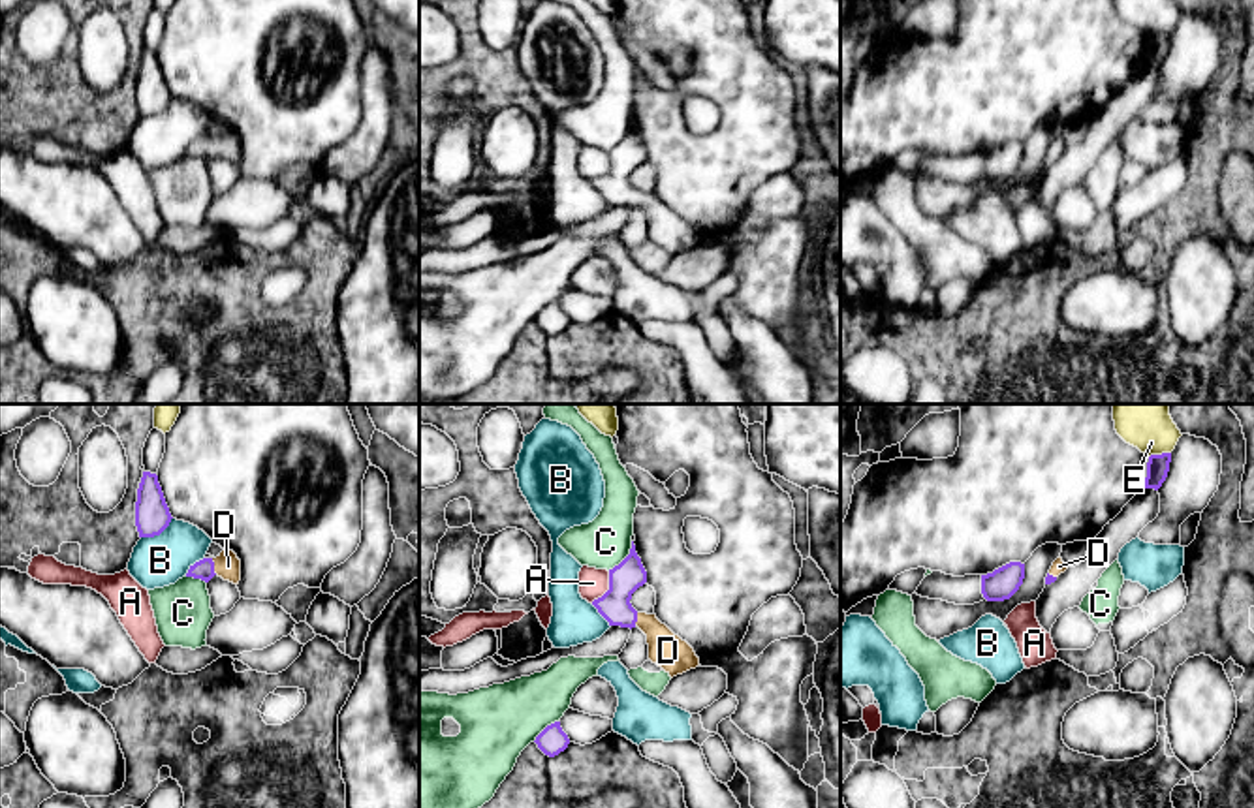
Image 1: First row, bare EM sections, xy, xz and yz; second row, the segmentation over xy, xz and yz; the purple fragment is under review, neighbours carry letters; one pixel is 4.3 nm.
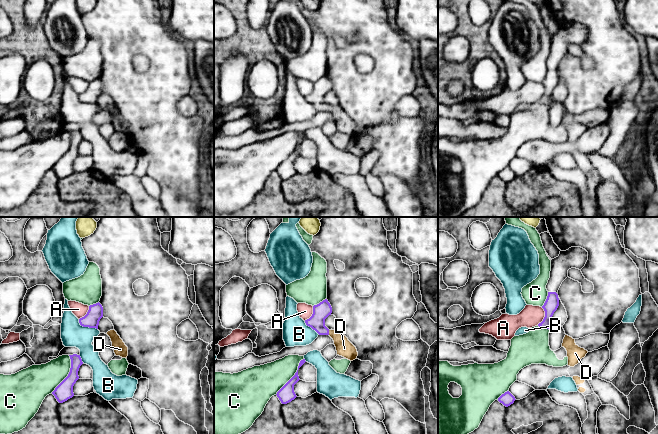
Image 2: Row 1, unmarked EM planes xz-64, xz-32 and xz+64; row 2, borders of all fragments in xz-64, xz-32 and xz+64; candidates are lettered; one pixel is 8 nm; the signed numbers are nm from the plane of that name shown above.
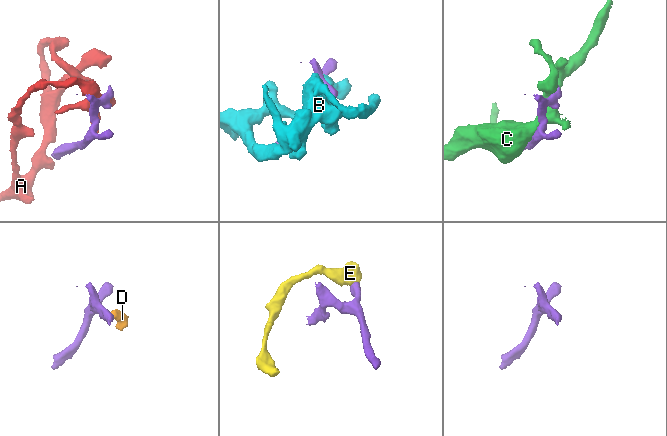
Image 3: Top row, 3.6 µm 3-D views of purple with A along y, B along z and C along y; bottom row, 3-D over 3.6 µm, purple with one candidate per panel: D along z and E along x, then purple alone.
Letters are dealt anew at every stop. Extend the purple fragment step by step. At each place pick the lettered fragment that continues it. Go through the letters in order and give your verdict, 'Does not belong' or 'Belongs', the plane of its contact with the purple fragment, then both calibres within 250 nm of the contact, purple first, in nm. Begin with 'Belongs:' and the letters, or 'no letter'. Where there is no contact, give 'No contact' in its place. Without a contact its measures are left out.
Belongs: D
A: Does not belong. Touches purple in xz. Thickness 140 nm (purple) against 130 nm
B: Does not belong. Touches purple in xy. Thickness 150 nm (purple) against 220 nm
C: Does not belong. Touches purple in xz. Thickness 140 nm (purple) against 220 nm
D: Belongs. Touches purple in xy. Thickness 90 nm (purple) against 110 nm
E: Does not belong. Touches purple in yz. Thickness 100 nm (purple) against 240 nm

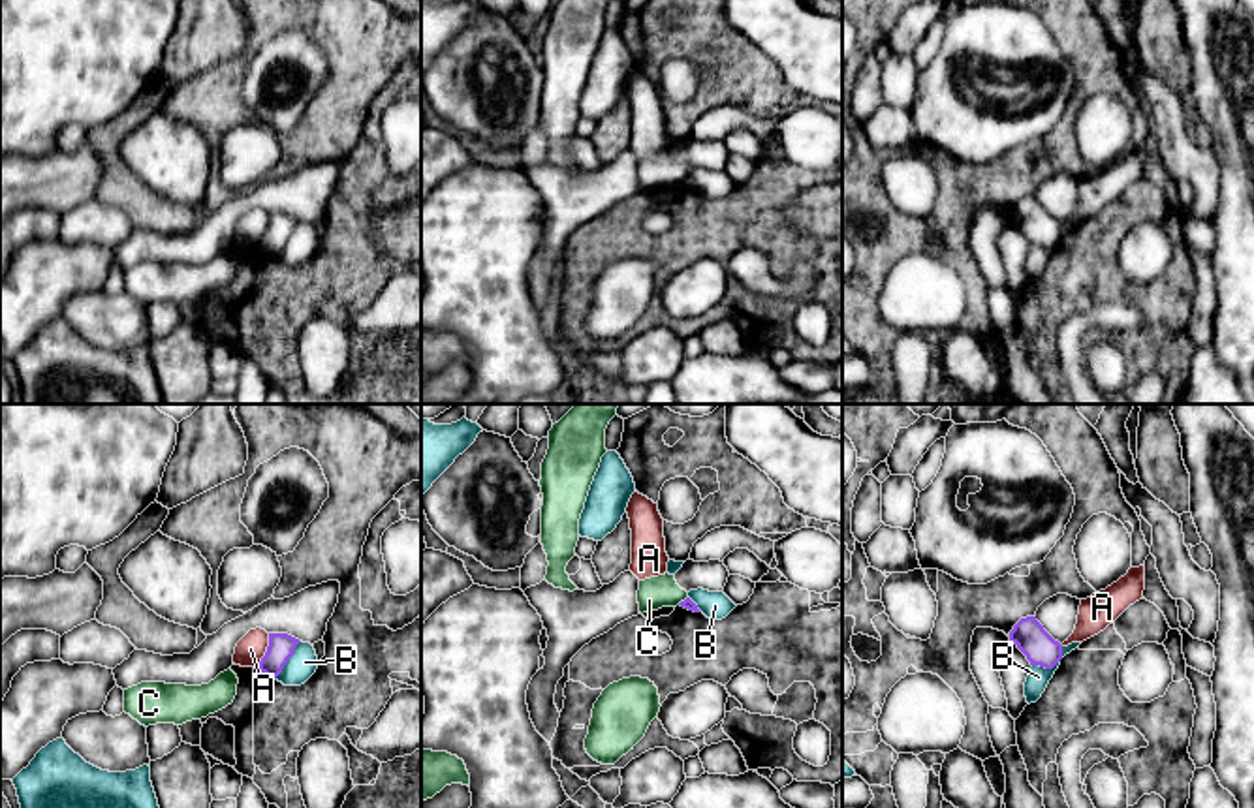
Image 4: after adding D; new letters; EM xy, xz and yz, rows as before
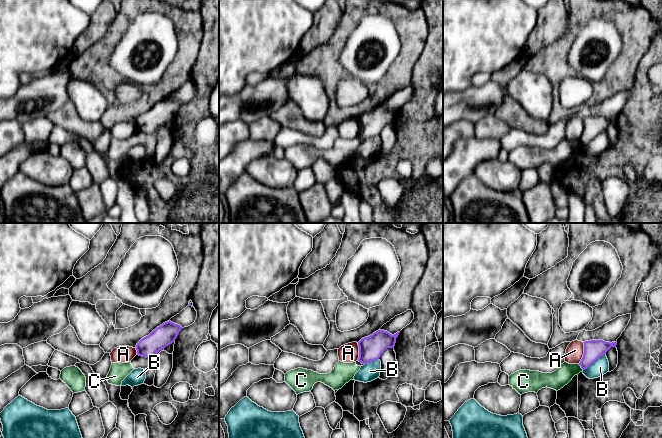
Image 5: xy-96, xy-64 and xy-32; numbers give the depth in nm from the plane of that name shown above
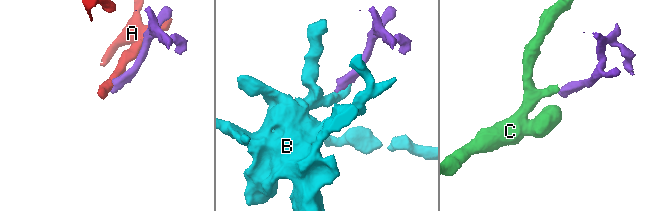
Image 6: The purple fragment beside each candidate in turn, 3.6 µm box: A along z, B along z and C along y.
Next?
Belongs: no letter
A: Does not belong. Touches purple in xy. Thickness 110 nm (purple) against 120 nm
B: Does not belong. Touches purple in xy. Thickness 110 nm (purple) against 120 nm
C: Does not belong. Touches purple in xz. Thickness 50 nm (purple) against 140 nm

